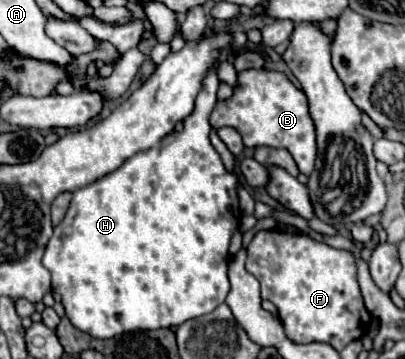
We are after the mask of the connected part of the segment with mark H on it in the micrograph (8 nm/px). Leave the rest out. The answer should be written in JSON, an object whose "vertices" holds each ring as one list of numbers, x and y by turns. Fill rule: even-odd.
{"vertices":[[216,70,204,76,204,88,194,112,184,120,182,132,170,132,152,148,128,158,104,178,78,188,64,220,48,240,42,264,52,274,52,290,62,296,62,306,74,328,94,338,112,338,134,330,180,326,186,320,212,312,230,292,228,244,240,224,240,178,228,172,220,154,210,144,208,124,216,104]]}

